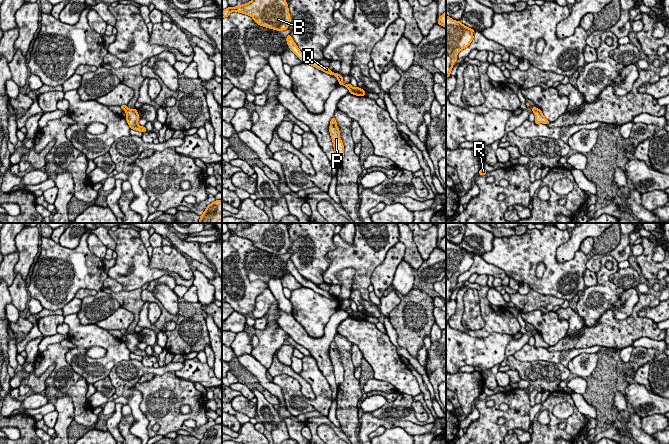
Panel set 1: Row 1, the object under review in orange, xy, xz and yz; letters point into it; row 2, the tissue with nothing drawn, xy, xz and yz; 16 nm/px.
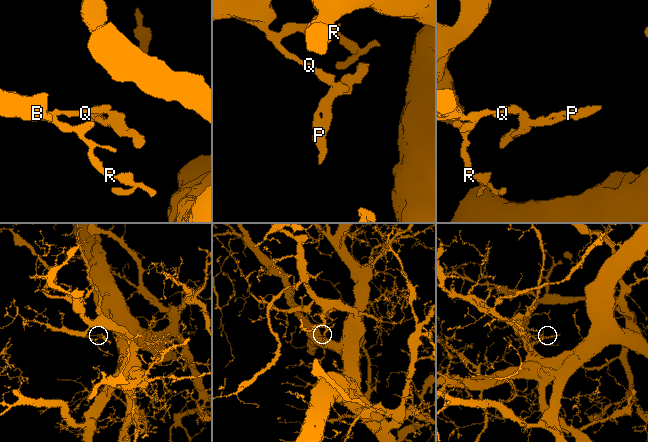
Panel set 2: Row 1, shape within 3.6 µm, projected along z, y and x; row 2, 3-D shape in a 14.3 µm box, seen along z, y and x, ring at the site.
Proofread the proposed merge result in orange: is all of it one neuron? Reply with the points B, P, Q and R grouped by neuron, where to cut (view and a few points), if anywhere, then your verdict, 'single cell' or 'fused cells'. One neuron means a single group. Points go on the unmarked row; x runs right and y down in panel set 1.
B Q R / P; cut in xz along (352, 311), (349, 313); fused cells

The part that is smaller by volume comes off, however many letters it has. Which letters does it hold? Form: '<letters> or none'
P

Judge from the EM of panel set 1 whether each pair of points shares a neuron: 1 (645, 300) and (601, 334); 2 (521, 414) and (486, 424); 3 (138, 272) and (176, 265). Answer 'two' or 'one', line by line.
1: one
2: one
3: two

